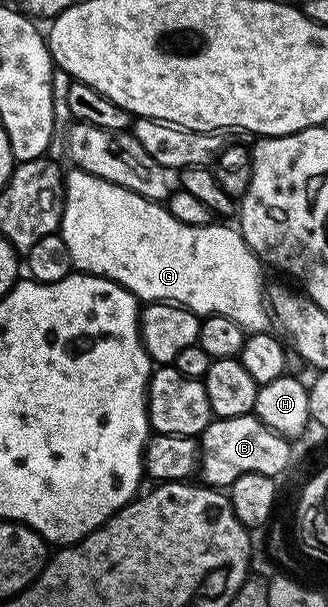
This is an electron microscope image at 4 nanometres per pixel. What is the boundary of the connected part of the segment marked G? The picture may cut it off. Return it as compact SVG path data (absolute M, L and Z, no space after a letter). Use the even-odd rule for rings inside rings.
M77 168L65 171L60 233L64 244L68 244L68 252L72 252L75 271L110 278L125 290L131 290L135 298L143 303L172 302L199 316L228 316L228 320L236 320L242 330L251 334L269 331L272 315L268 309L267 291L262 291L263 263L258 261L249 244L242 239L241 229L226 226L230 224L218 225L222 226L184 224L176 220L165 205L149 202L128 188L120 188Z

